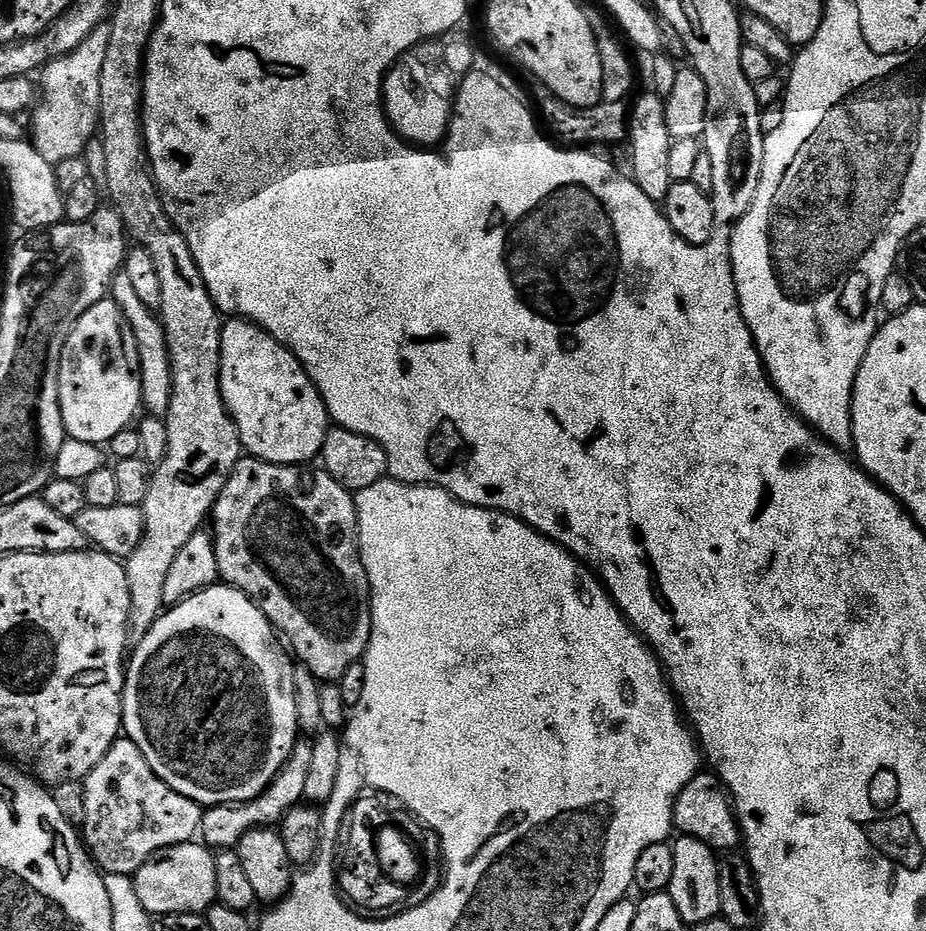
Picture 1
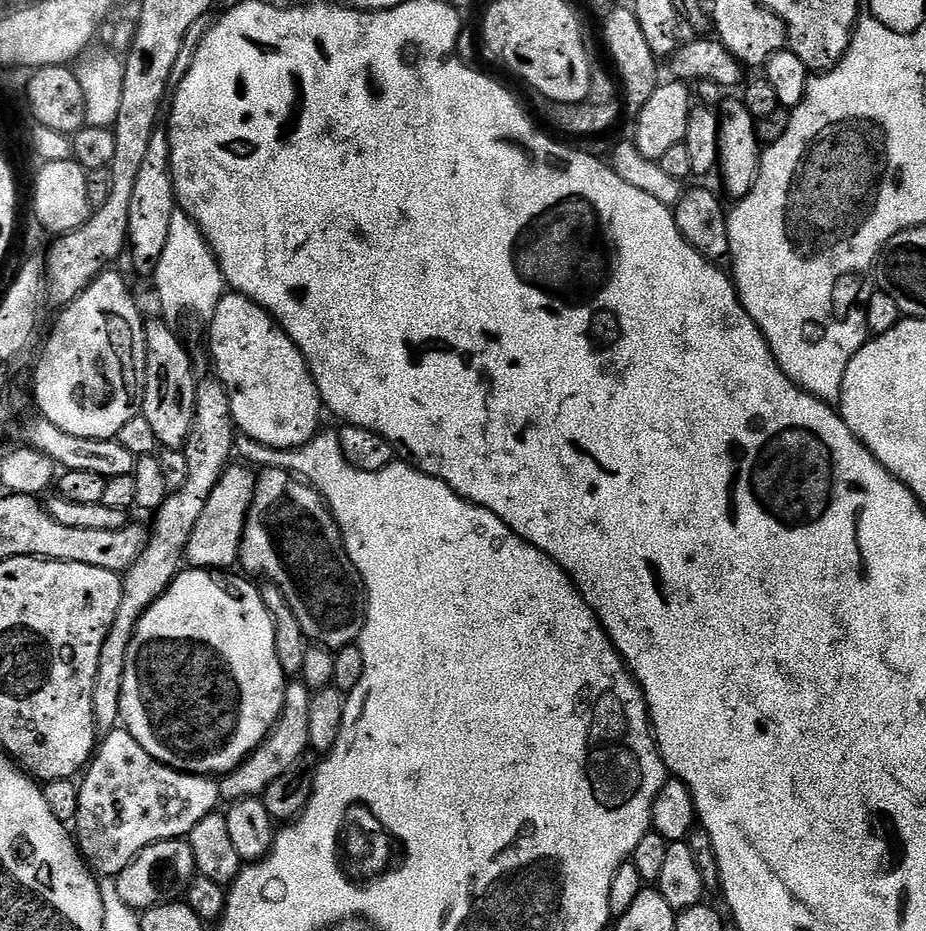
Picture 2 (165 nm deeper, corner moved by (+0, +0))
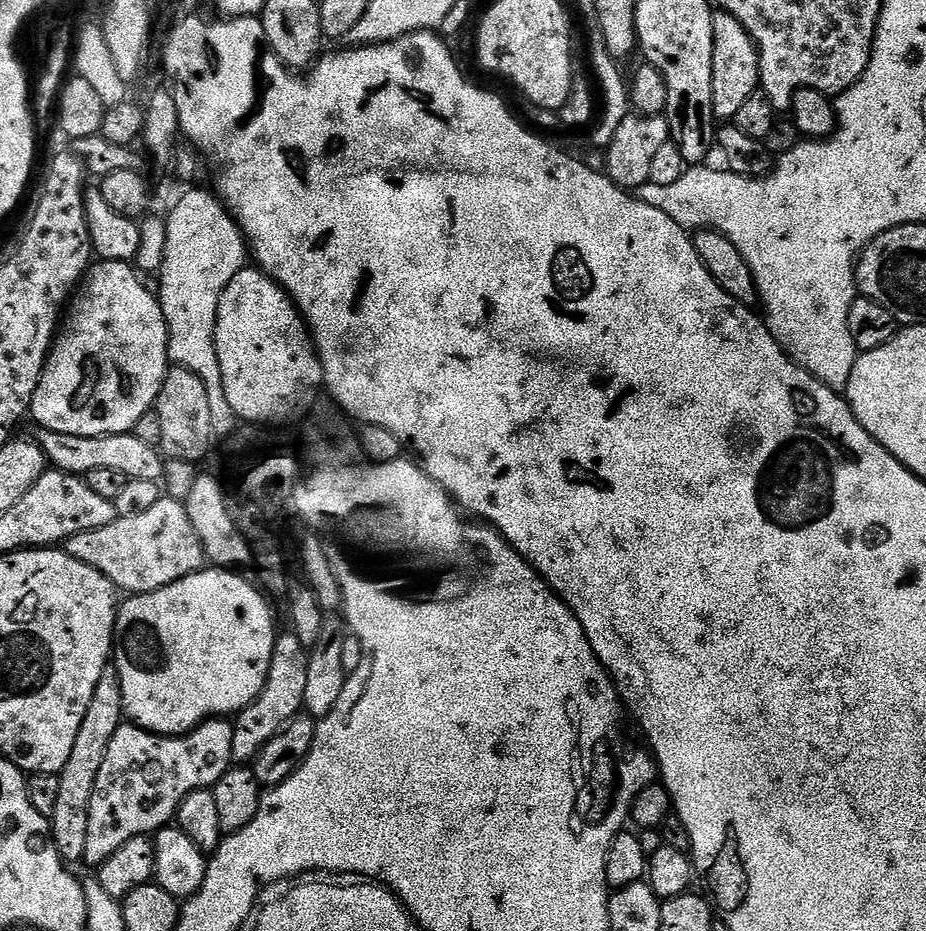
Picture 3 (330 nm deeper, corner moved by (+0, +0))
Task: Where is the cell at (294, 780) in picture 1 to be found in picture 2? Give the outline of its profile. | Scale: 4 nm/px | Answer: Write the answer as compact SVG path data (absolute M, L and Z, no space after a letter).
M292 682L284 690L284 709L272 732L244 761L219 781L220 798L224 802L263 797L264 791L286 770L290 770L310 748L310 702L312 692L303 682Z

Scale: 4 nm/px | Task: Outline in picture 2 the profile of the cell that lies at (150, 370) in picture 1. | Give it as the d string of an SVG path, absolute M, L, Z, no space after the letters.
M160 320L147 321L146 324L146 386L142 414L150 421L161 449L183 449L194 426L198 375L191 354L172 329L175 327Z

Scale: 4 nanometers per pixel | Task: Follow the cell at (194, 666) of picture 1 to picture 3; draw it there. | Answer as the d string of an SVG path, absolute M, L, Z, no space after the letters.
M205 566L200 571L165 588L129 595L125 599L128 601L125 604L123 601L119 605L114 637L114 667L120 676L124 711L131 723L144 728L147 732L156 732L159 736L185 736L206 720L235 717L236 713L253 704L258 698L258 694L266 682L266 674L270 670L270 658L274 654L274 642L278 635L278 629L276 629L275 622L272 621L272 608L267 604L269 601L266 599L265 593L255 583L252 585L250 581L243 580L240 576L243 575L236 570Z

